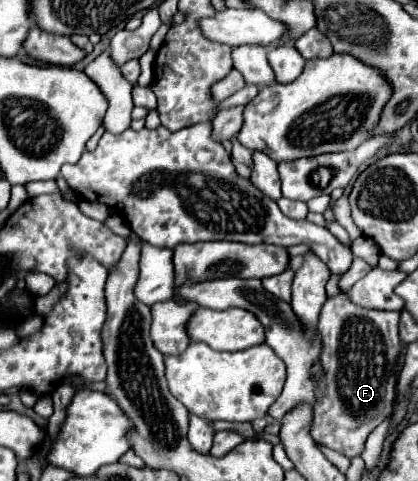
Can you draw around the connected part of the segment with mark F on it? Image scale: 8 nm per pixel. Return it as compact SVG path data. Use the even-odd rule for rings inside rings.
M346 291L328 297L318 319L322 337L322 365L326 375L320 383L318 403L310 435L316 443L326 445L346 457L356 457L364 449L366 437L390 413L394 391L394 365L400 349L398 337L400 311L374 311L356 305Z

